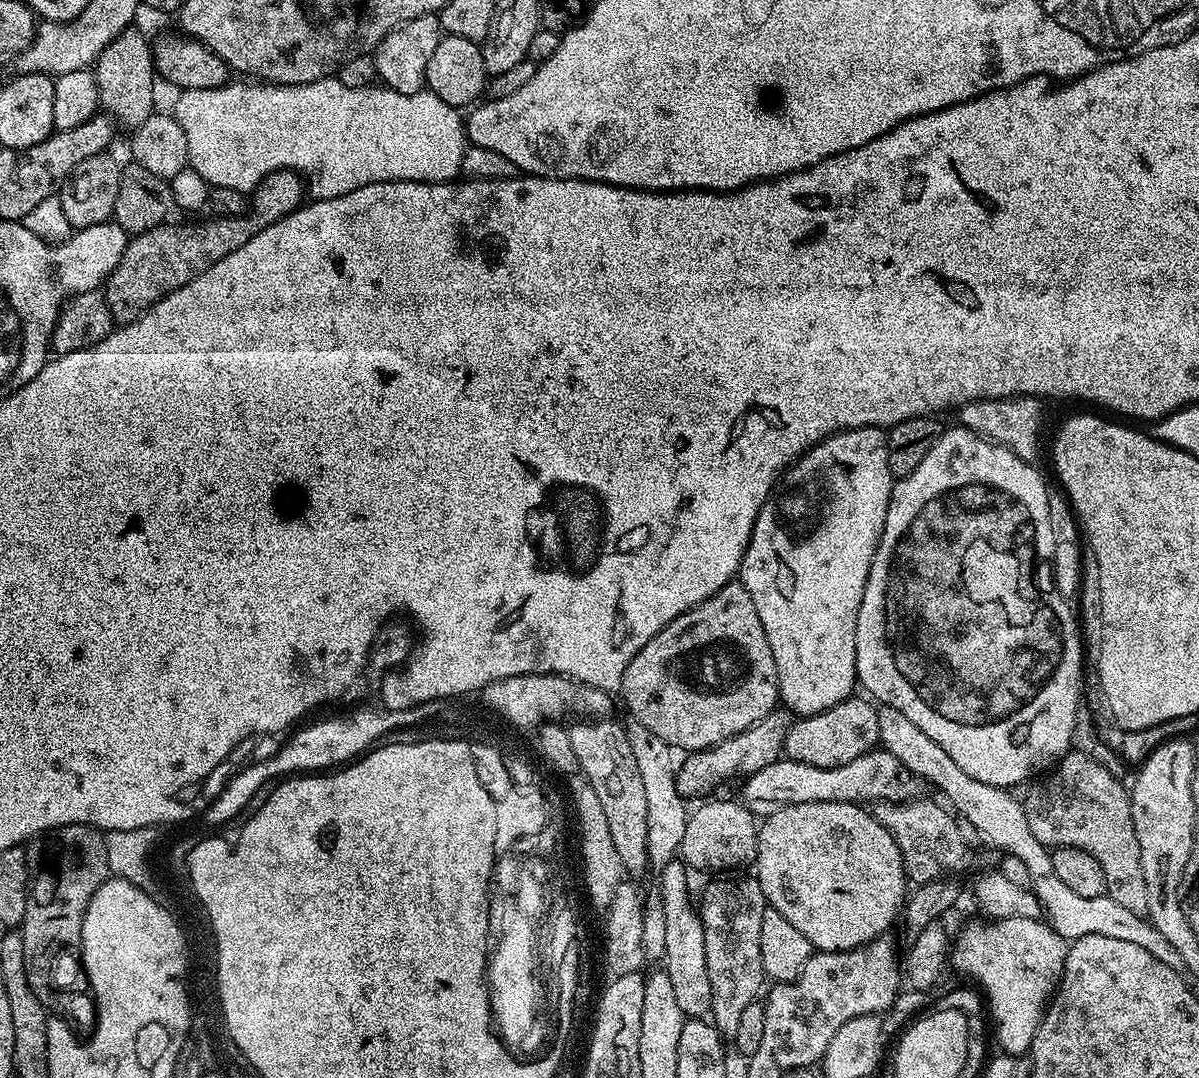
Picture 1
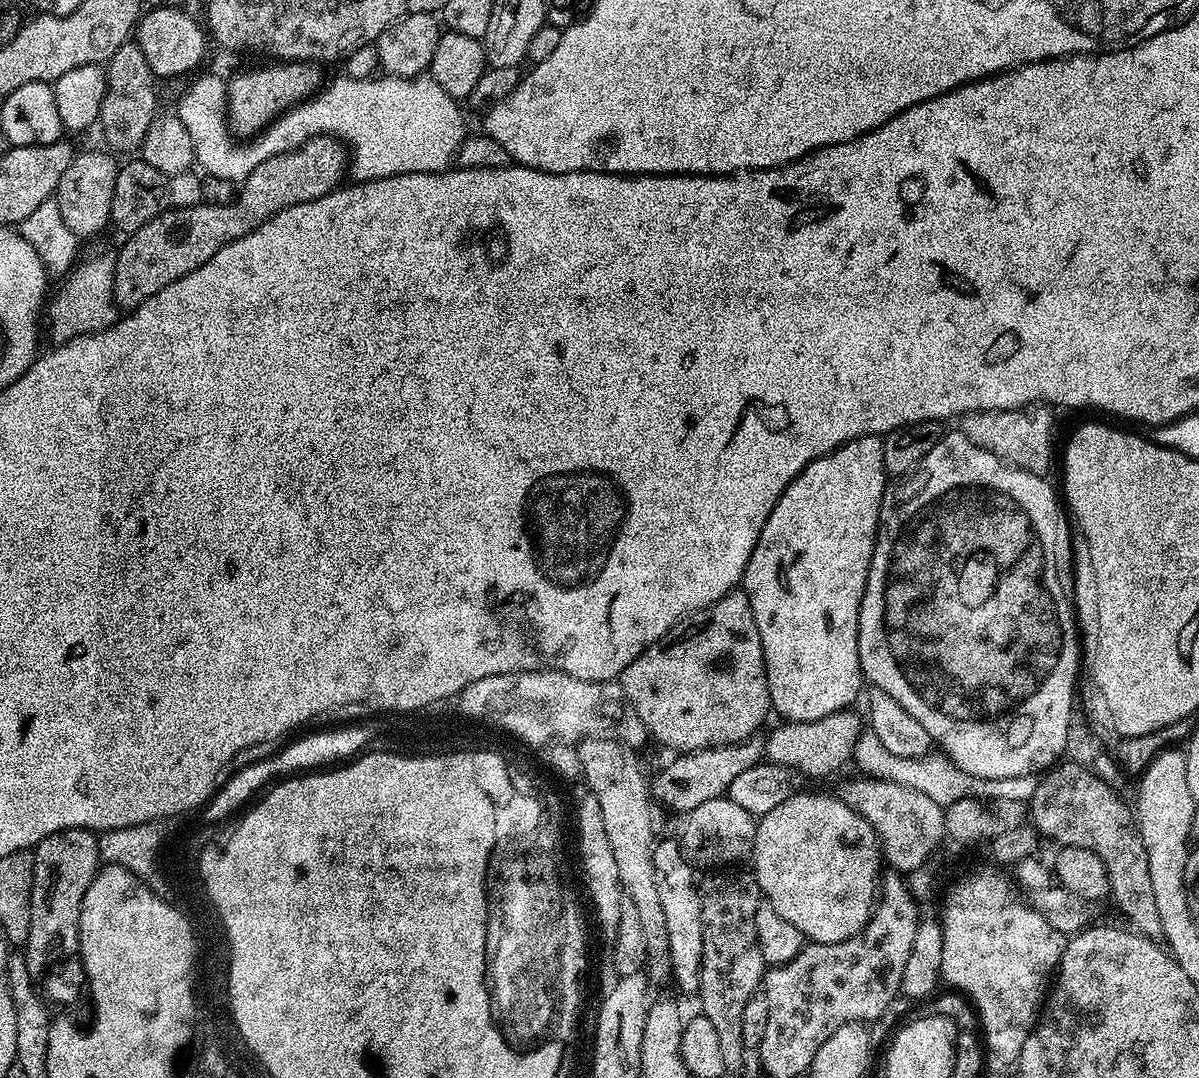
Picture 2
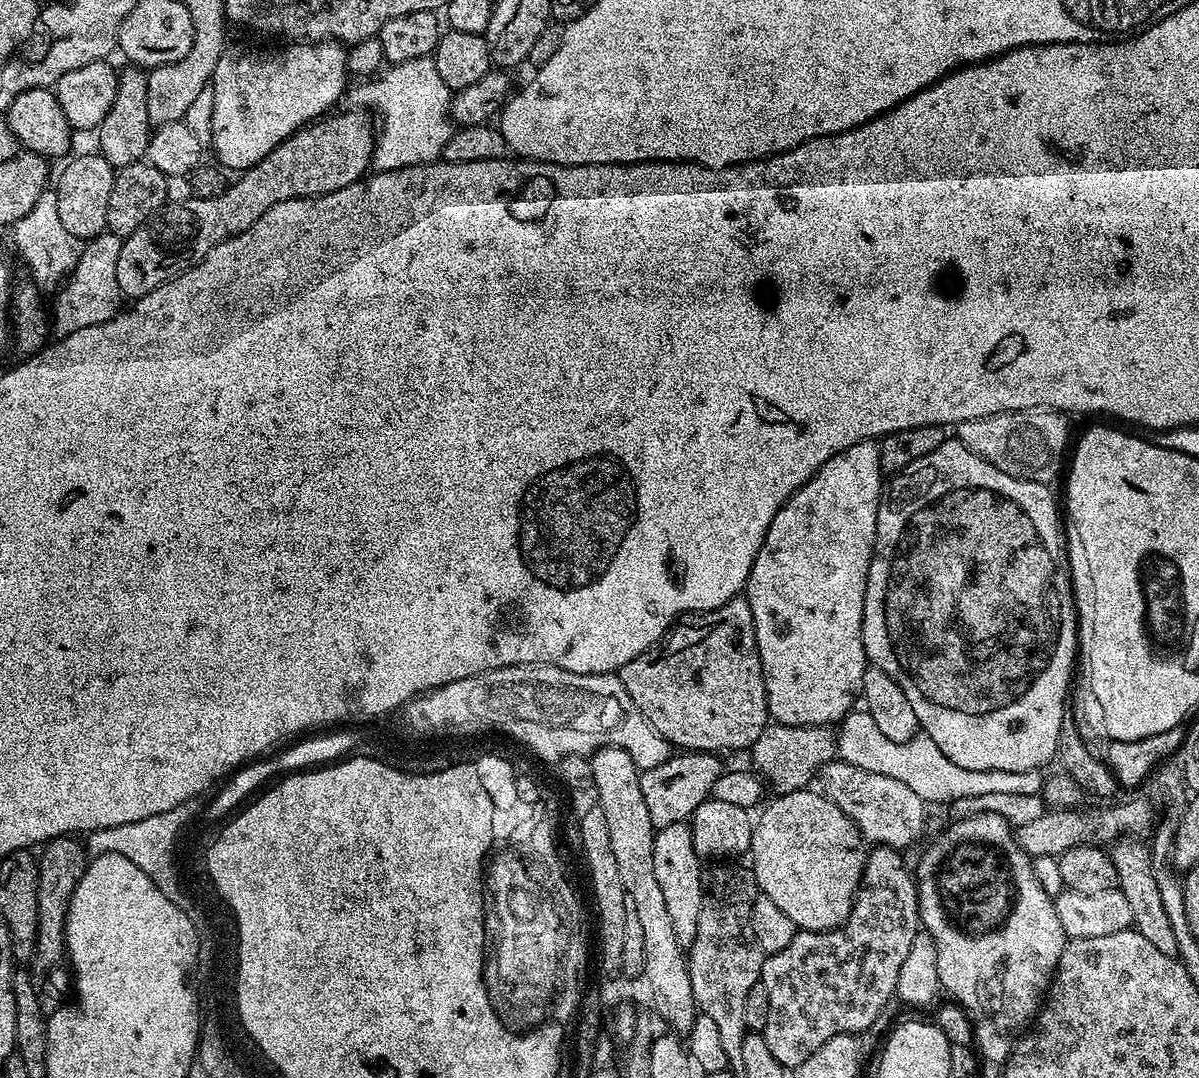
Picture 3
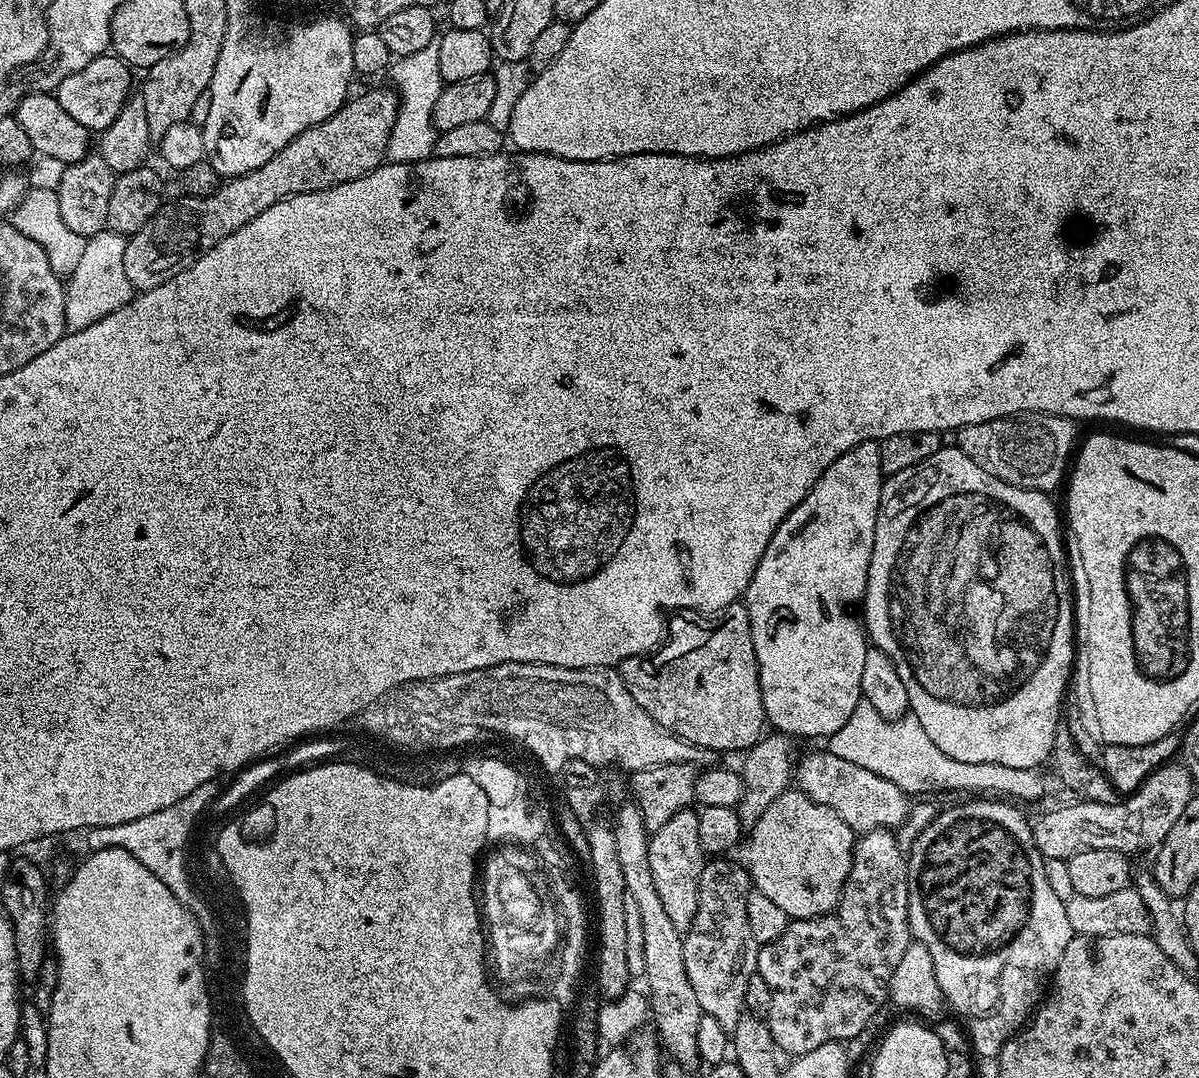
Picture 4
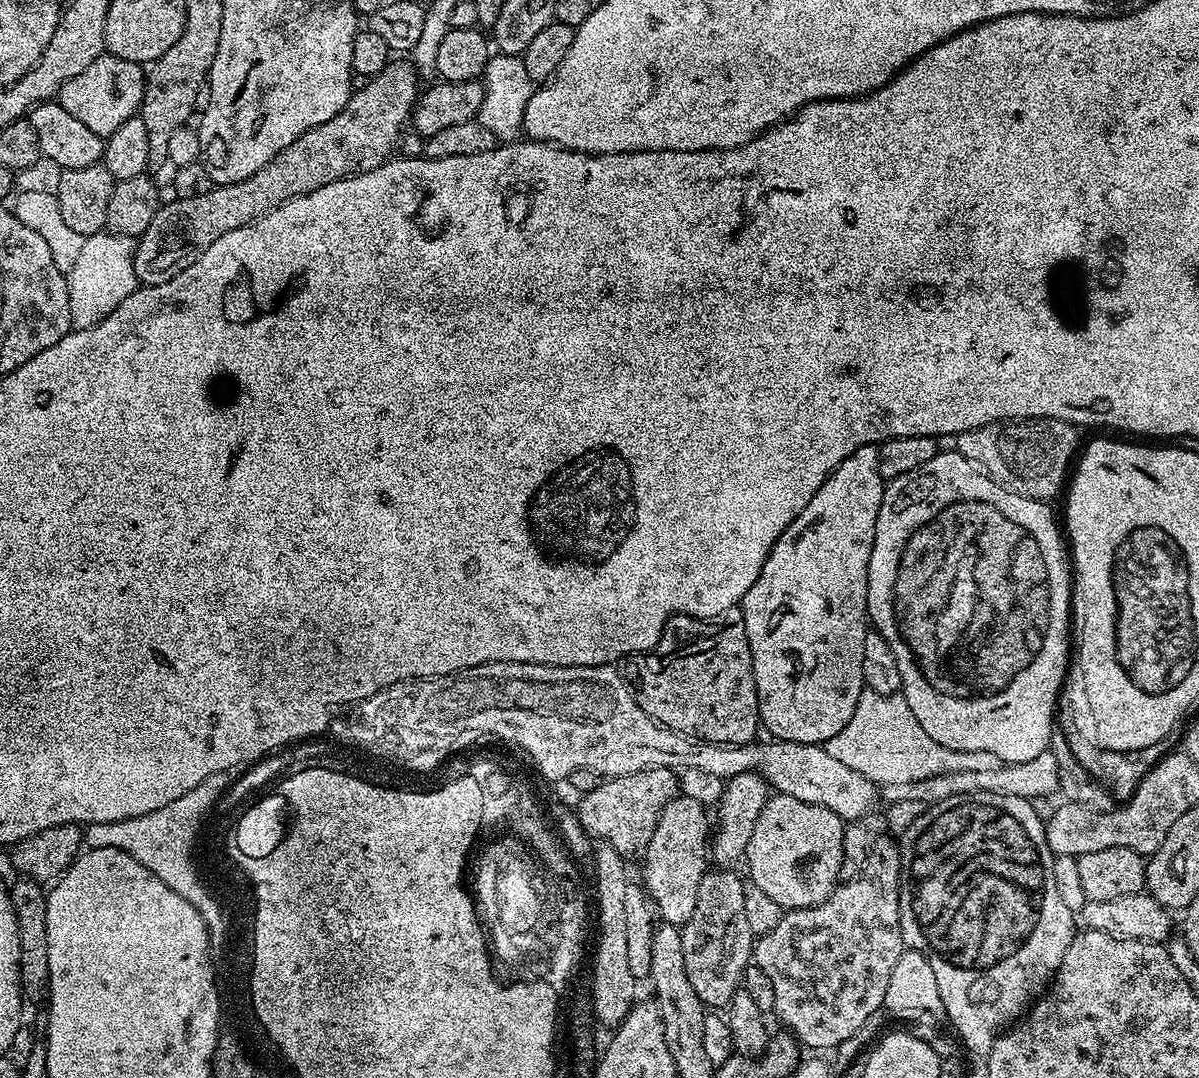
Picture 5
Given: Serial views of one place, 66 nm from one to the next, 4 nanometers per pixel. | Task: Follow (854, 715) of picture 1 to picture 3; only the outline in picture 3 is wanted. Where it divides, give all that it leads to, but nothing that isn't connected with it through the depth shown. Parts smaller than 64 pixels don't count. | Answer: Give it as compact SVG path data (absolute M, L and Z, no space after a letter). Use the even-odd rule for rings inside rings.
M769 723L767 728L758 734L758 742L750 749L751 767L755 769L765 785L783 789L784 792L798 792L809 787L817 779L821 768L837 759L837 733L828 726L786 726Z

